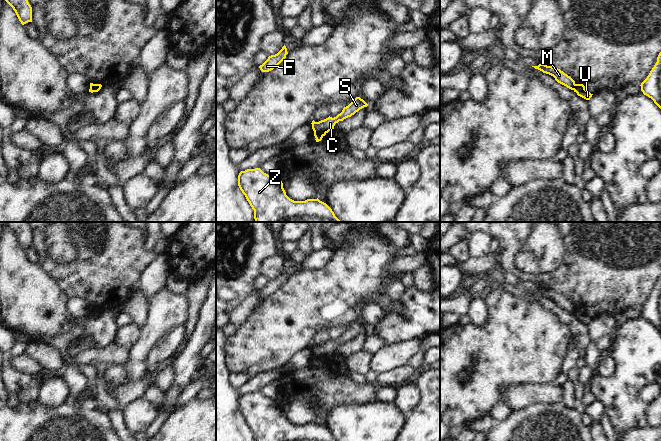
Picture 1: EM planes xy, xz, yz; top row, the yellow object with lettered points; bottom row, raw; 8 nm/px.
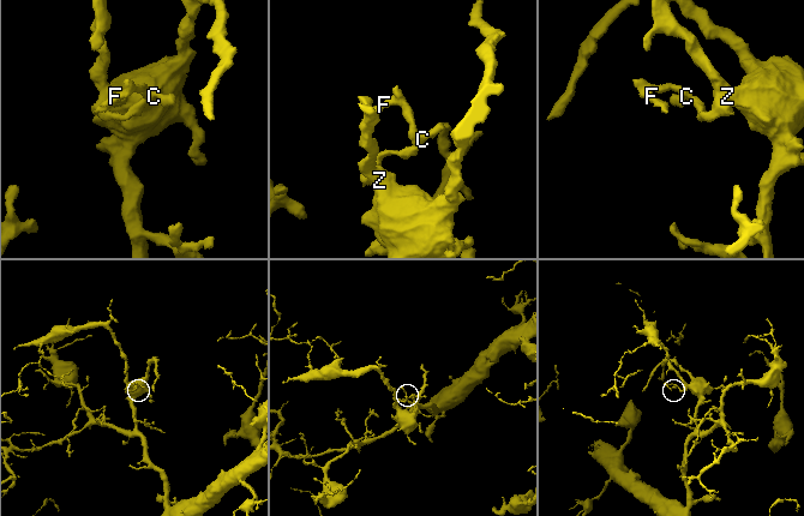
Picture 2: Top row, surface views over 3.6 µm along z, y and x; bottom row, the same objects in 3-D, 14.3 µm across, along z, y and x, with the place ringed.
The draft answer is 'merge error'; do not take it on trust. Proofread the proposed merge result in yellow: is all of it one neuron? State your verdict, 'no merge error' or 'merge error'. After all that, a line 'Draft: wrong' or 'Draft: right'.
merge error
Draft: right

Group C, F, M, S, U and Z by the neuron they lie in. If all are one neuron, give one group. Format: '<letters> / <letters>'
C F M S / U Z

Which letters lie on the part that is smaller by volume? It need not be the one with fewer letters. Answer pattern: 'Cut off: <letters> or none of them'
Cut off: C, F, M, S

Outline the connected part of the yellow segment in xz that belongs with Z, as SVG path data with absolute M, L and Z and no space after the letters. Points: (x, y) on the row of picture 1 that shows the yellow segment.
M260 168L241 171L238 186L254 210L255 222L341 222L332 209L318 198L305 201L290 199L282 181L264 173Z

